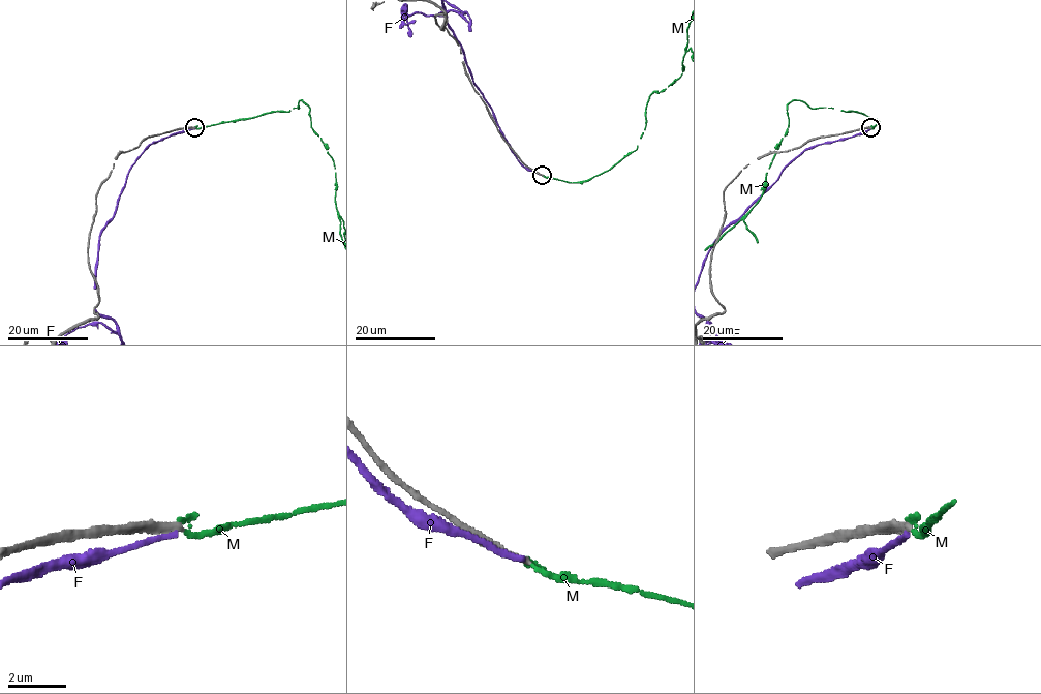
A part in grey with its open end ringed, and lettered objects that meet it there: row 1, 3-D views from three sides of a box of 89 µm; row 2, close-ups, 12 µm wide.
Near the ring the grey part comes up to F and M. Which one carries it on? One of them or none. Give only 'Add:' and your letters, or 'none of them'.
Add: none of them

